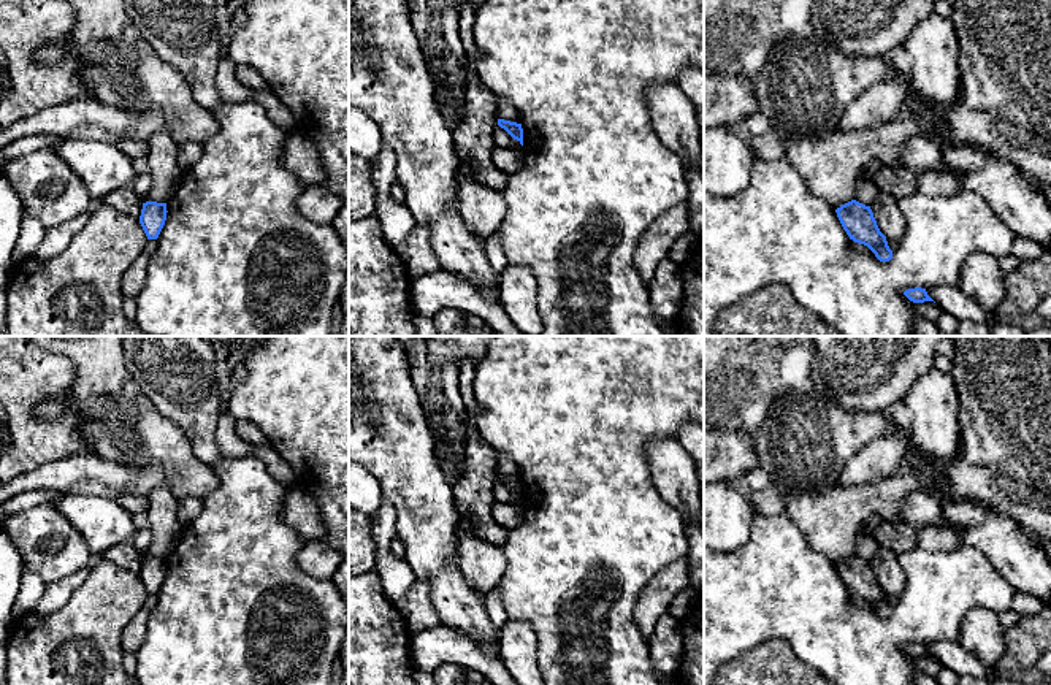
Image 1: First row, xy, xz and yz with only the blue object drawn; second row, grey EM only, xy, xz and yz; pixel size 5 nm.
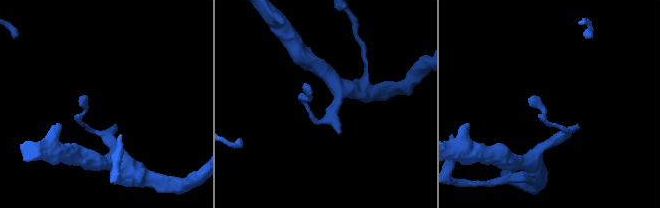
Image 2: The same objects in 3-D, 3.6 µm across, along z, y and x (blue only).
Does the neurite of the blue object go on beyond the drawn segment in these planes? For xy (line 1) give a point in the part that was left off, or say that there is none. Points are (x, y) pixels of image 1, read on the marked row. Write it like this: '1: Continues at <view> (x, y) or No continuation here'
1: No continuation here

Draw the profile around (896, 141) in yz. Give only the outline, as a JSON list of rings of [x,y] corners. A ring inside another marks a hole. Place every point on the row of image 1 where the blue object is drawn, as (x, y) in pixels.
[[[954,0],[951,6],[959,40],[961,94],[937,124],[919,119],[927,100],[910,87],[897,117],[886,125],[869,132],[785,136],[786,159],[808,189],[835,209],[854,200],[858,173],[870,162],[904,168],[900,154],[916,136],[984,149],[1051,187],[1051,0]]]

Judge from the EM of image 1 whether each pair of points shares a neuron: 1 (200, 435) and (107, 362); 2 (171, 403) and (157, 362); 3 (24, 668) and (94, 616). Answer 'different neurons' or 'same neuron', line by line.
1: different neurons
2: same neuron
3: same neuron

